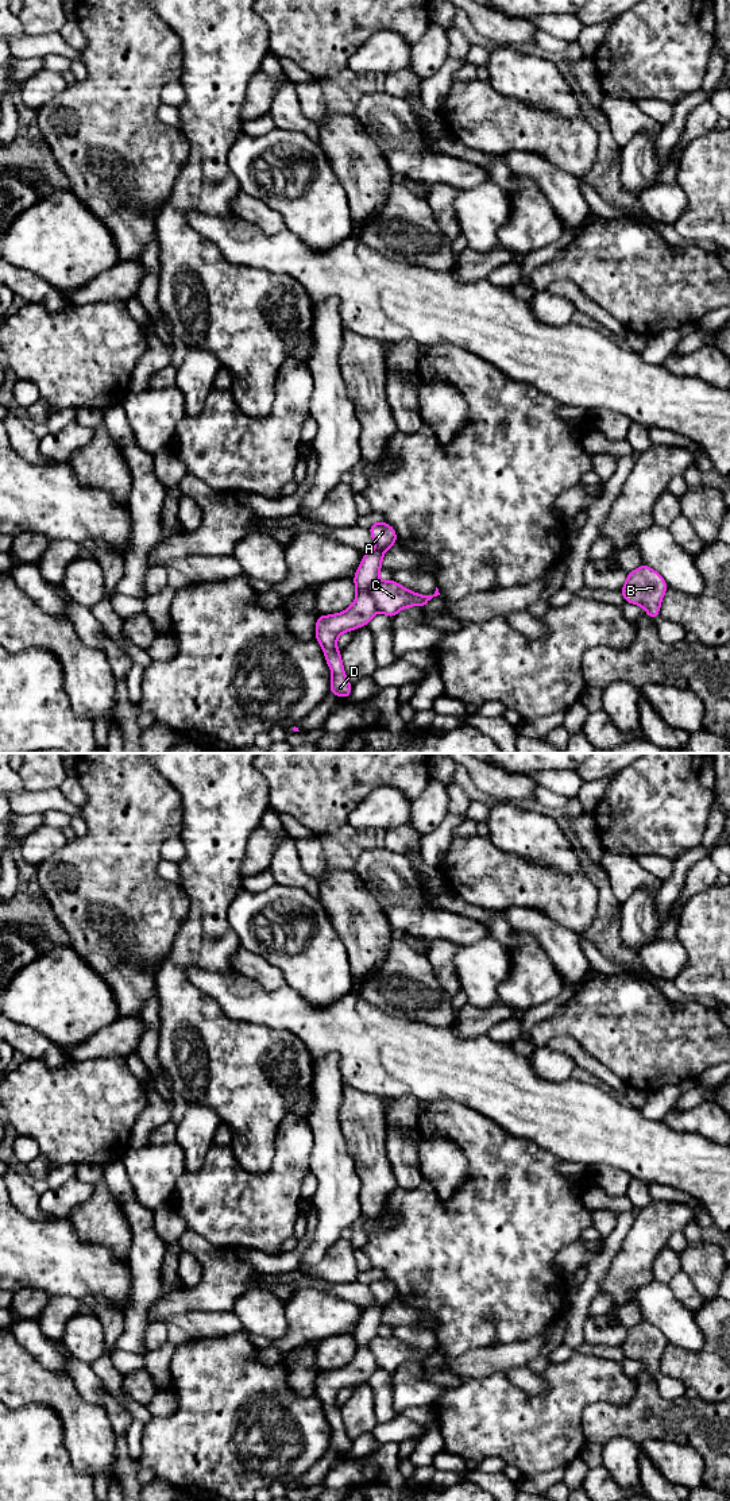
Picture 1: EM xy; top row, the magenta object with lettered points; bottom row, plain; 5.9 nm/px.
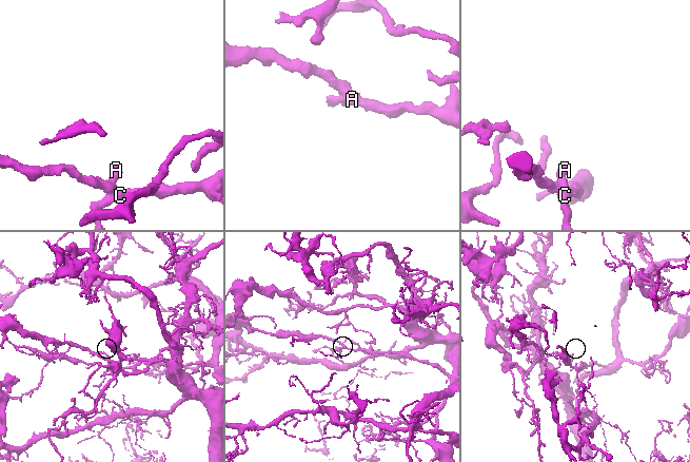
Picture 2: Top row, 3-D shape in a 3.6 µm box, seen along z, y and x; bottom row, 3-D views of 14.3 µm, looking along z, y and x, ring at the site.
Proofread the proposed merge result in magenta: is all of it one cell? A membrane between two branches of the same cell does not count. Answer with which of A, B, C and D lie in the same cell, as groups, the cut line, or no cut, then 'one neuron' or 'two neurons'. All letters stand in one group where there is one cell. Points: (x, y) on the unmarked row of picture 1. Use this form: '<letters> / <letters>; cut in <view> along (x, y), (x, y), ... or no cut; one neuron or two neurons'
A D / B C; cut in xy along (375, 1335), (370, 1342), (370, 1351), (378, 1366); two neurons

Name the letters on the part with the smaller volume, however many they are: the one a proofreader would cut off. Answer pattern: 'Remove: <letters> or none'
Remove: B, C

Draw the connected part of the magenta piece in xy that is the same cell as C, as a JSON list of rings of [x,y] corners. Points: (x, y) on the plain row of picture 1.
[[[379,1335],[370,1342],[370,1350],[375,1357],[378,1367],[382,1367],[390,1374],[409,1362],[424,1363],[433,1353],[440,1351],[437,1343],[433,1351],[421,1351],[402,1343],[395,1336]]]

